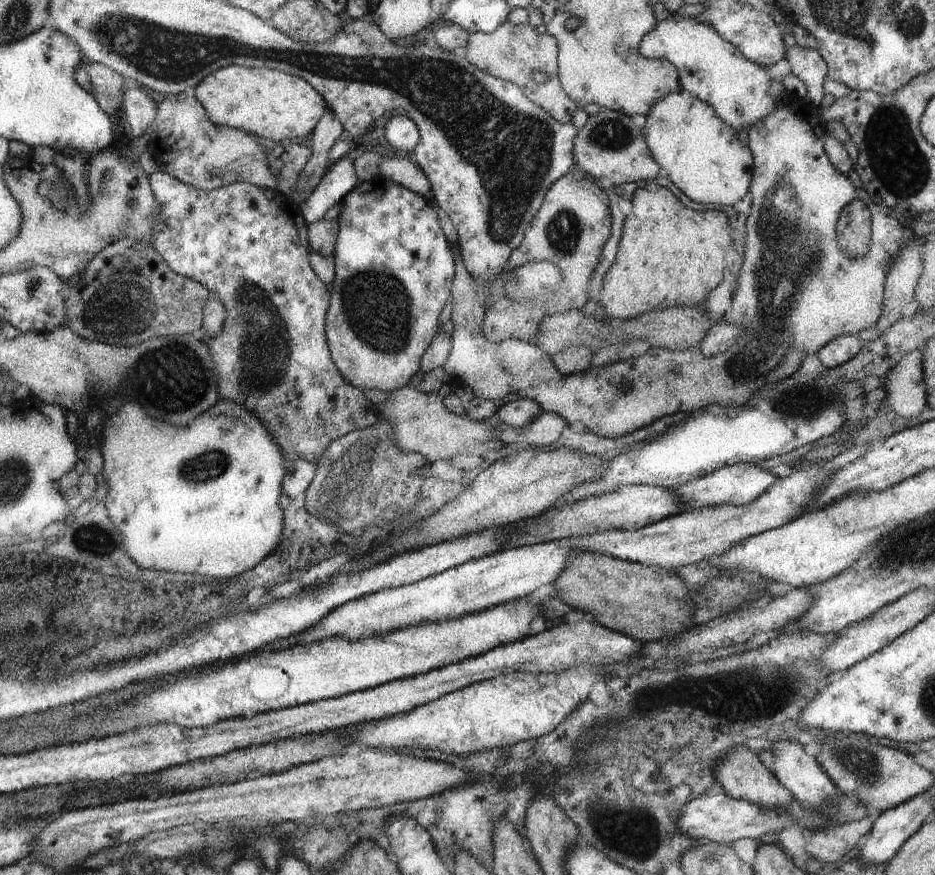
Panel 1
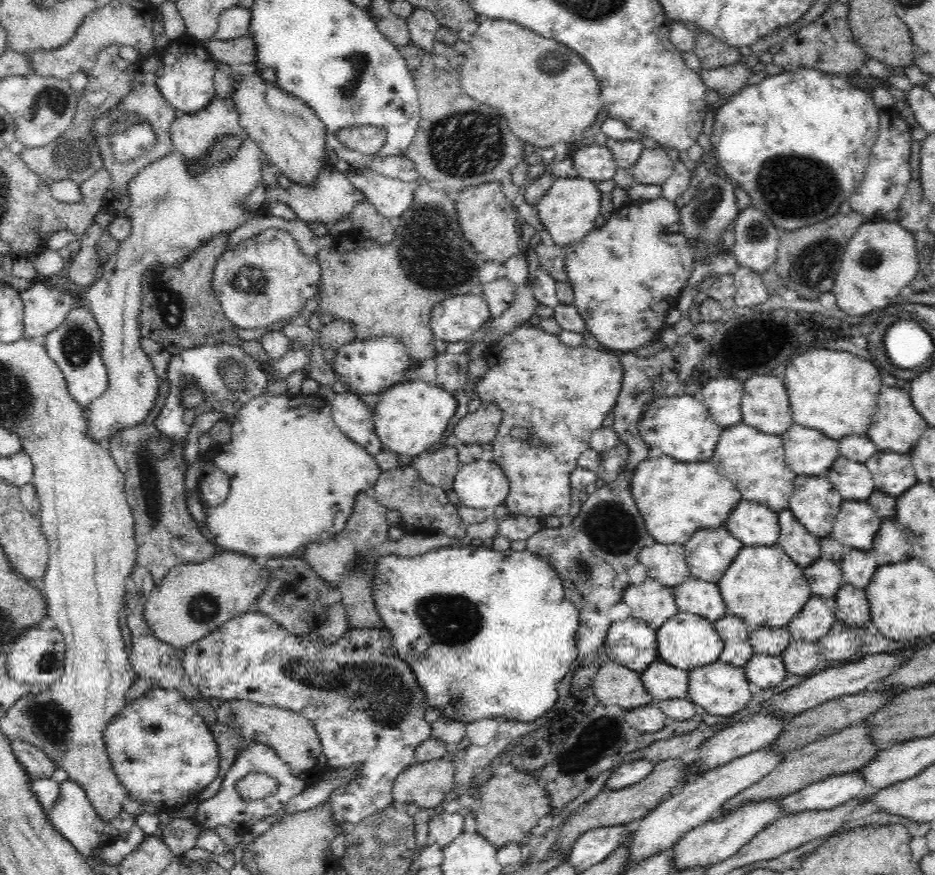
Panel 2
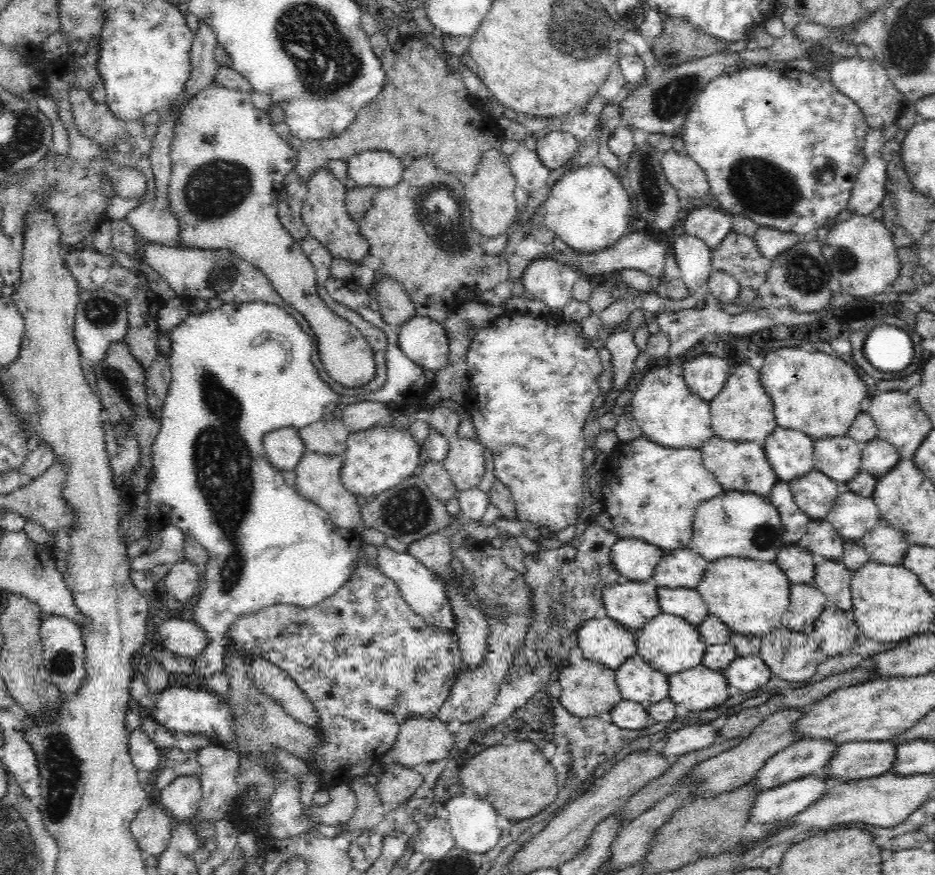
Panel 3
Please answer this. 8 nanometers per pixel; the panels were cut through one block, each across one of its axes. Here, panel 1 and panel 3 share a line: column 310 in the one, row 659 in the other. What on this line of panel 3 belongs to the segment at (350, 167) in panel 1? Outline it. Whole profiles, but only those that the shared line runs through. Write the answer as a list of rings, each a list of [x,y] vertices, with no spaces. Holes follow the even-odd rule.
[[[330,278],[326,281],[325,288],[328,294],[337,301],[340,301],[346,307],[358,311],[366,321],[372,323],[378,329],[385,332],[387,336],[386,346],[386,364],[387,364],[387,381],[380,390],[376,392],[368,393],[365,396],[358,397],[355,393],[340,394],[334,391],[328,383],[324,382],[318,374],[319,370],[312,366],[312,360],[310,360],[310,354],[312,354],[312,338],[307,332],[304,332],[300,328],[298,321],[290,314],[288,311],[280,308],[278,305],[270,303],[262,303],[260,301],[256,302],[243,302],[243,303],[224,303],[219,308],[204,310],[200,314],[188,313],[185,319],[175,326],[171,333],[169,334],[171,340],[171,351],[169,352],[169,363],[171,368],[172,381],[170,382],[170,388],[168,396],[165,398],[164,406],[162,409],[161,417],[159,421],[161,422],[160,432],[157,434],[156,440],[152,446],[152,459],[153,459],[153,475],[150,482],[148,490],[148,514],[152,515],[154,520],[158,520],[162,526],[172,525],[182,533],[184,536],[194,539],[194,541],[199,542],[208,551],[208,560],[204,565],[204,573],[206,584],[204,588],[201,589],[202,595],[200,596],[200,601],[196,604],[194,612],[192,614],[192,620],[200,626],[206,636],[208,637],[207,645],[201,653],[198,653],[193,659],[193,668],[195,672],[199,674],[200,677],[204,675],[208,676],[214,674],[215,672],[224,671],[225,664],[223,663],[223,656],[225,653],[226,634],[230,630],[230,626],[234,624],[234,620],[238,620],[240,616],[246,616],[246,614],[254,614],[260,609],[266,609],[270,606],[275,605],[294,605],[304,609],[311,608],[312,606],[317,606],[322,600],[329,598],[332,594],[336,594],[339,588],[349,579],[349,576],[354,572],[355,566],[357,565],[357,558],[362,555],[361,544],[362,538],[358,531],[346,530],[336,527],[330,518],[330,515],[326,510],[319,508],[316,504],[309,502],[306,498],[303,498],[298,494],[296,489],[286,485],[284,483],[283,472],[274,467],[270,463],[265,450],[263,449],[263,438],[266,433],[271,430],[284,428],[284,427],[294,427],[302,428],[303,426],[308,426],[313,422],[318,422],[322,419],[322,408],[328,406],[330,402],[343,402],[346,405],[352,404],[357,399],[366,401],[376,401],[383,402],[387,406],[400,408],[401,406],[417,406],[422,402],[425,394],[432,388],[434,379],[428,380],[424,377],[424,367],[418,366],[415,362],[412,362],[399,347],[398,344],[398,329],[395,329],[388,325],[386,321],[382,318],[379,311],[374,311],[370,309],[370,296],[368,295],[367,289],[359,284],[356,284],[354,279],[334,279]],[[264,332],[276,332],[280,336],[284,336],[288,342],[290,342],[290,348],[292,348],[292,362],[288,366],[284,366],[282,374],[274,380],[260,380],[256,374],[248,374],[248,368],[244,368],[246,364],[246,348],[252,346],[254,338],[262,336]]]

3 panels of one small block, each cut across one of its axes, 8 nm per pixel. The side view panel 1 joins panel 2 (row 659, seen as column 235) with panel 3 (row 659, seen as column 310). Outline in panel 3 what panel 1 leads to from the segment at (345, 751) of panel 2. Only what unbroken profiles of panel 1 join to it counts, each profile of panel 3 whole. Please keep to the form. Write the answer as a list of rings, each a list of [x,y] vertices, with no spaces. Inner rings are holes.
[[[363,553],[357,558],[354,572],[336,594],[308,609],[278,604],[240,616],[230,626],[226,642],[246,659],[253,660],[254,655],[260,655],[280,667],[314,703],[320,717],[315,730],[323,744],[314,760],[307,764],[325,790],[347,784],[355,776],[366,776],[370,767],[394,747],[399,728],[409,717],[436,717],[449,697],[455,678],[464,669],[456,635],[426,623],[403,600],[398,585]]]

